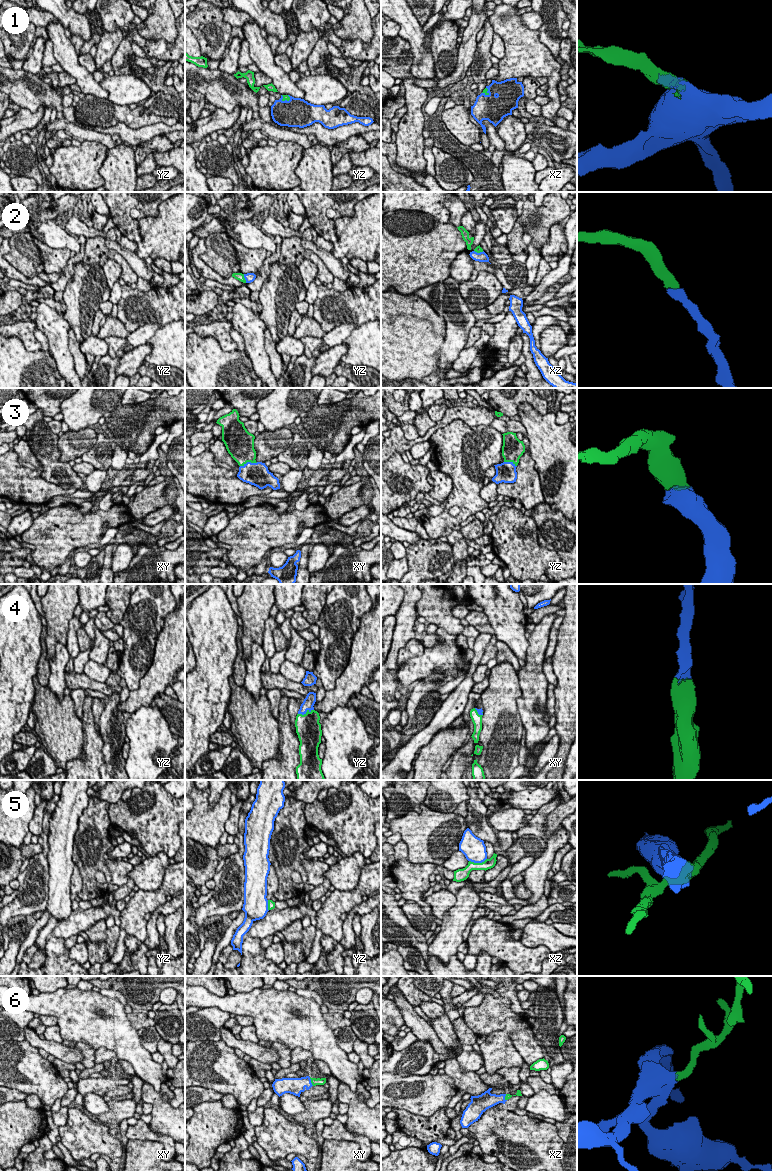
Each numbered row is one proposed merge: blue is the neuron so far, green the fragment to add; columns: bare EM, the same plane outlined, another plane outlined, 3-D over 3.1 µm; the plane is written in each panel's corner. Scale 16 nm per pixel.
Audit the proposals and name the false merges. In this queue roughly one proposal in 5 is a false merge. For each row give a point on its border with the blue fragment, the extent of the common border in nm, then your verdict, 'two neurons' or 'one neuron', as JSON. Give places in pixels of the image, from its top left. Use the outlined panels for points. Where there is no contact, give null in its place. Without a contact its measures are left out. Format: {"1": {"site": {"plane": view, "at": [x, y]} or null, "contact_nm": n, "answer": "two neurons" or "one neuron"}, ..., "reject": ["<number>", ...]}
{"1": {"site": {"plane": "yz", "at": [285, 100]}, "contact_nm": 170, "answer": "one neuron"}, "2": {"site": {"plane": "yz", "at": [244, 277]}, "contact_nm": 150, "answer": "one neuron"}, "3": {"site": {"plane": "xy", "at": [248, 462]}, "contact_nm": 300, "answer": "one neuron"}, "4": {"site": {"plane": "yz", "at": [305, 712]}, "contact_nm": 260, "answer": "one neuron"}, "5": {"site": {"plane": "xz", "at": [477, 862]}, "contact_nm": 300, "answer": "two neurons"}, "6": {"site": {"plane": "xy", "at": [310, 1081]}, "contact_nm": 160, "answer": "one neuron"}, "reject": ["5"]}

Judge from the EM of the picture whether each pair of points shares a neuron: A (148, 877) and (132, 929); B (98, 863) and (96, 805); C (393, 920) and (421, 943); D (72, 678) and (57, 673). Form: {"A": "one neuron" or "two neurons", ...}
{"A": "two neurons", "B": "one neuron", "C": "one neuron", "D": "two neurons"}

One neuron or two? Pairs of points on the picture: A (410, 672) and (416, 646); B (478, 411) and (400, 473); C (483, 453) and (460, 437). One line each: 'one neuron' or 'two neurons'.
A: two neurons
B: two neurons
C: one neuron

